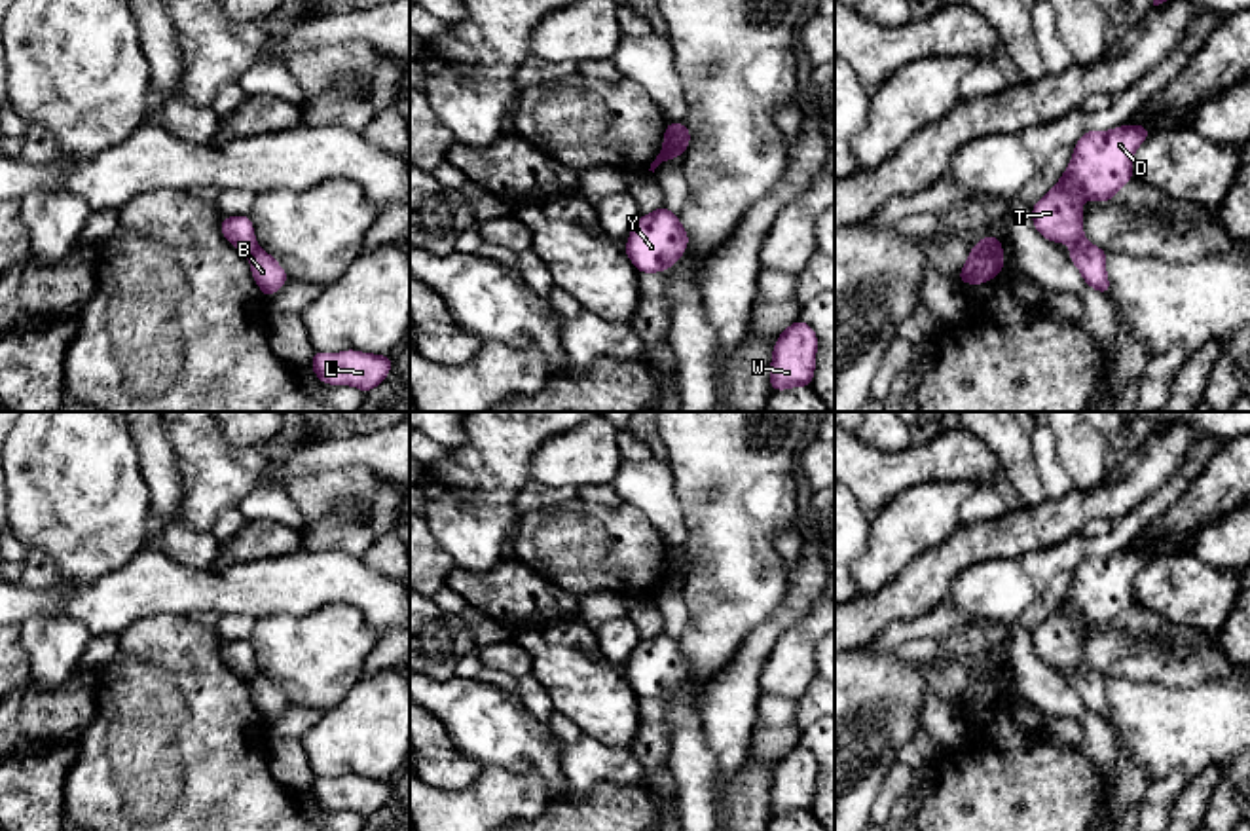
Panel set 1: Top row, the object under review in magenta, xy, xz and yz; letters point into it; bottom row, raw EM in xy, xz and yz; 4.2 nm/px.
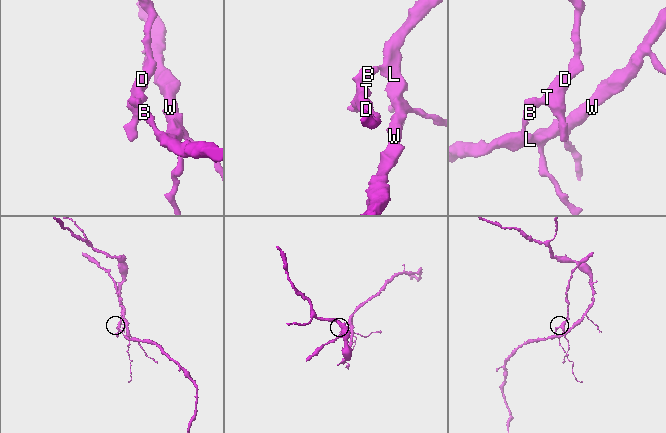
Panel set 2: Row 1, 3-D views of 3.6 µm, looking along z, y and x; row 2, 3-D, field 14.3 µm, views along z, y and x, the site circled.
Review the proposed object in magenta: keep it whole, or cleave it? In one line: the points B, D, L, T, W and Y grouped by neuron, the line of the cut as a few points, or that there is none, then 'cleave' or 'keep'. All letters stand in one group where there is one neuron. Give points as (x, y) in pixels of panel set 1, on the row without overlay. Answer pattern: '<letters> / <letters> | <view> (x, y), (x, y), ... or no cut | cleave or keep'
B L W / D T Y | yz (972, 674), (1002, 678) | cleave

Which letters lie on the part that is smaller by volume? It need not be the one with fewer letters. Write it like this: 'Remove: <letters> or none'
Remove: D, T, Y

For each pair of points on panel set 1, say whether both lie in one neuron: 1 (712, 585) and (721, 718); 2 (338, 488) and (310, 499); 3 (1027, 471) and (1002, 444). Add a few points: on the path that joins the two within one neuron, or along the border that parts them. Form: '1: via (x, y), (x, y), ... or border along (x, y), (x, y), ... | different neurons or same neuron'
1: border along (746, 636), (735, 657), (697, 691), (697, 710) | different neurons
2: via (330, 494), (317, 496) | same neuron
3: via (1021, 465), (1008, 450) | same neuron

